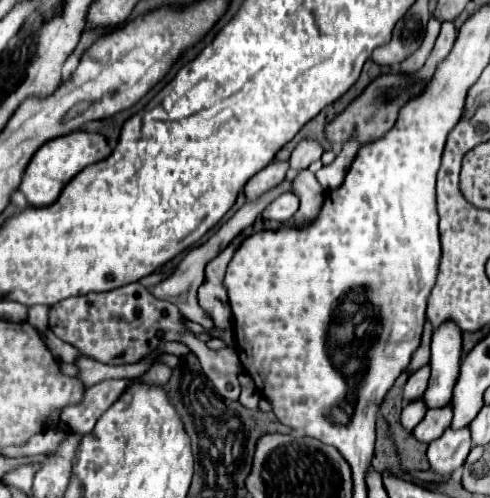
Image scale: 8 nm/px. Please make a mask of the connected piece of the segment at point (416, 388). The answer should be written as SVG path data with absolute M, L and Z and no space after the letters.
M425 365L425 367L411 373L411 377L409 377L407 385L405 385L405 399L407 401L417 399L417 397L421 397L425 393L427 383L429 383L429 371L431 371L431 367Z

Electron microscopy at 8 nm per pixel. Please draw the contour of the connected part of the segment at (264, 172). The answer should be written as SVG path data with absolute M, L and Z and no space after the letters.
M271 161L265 169L261 169L257 175L253 175L247 185L245 185L245 195L247 201L257 199L259 195L263 195L265 191L269 191L271 187L275 187L277 183L281 183L281 179L285 177L289 169L287 161Z

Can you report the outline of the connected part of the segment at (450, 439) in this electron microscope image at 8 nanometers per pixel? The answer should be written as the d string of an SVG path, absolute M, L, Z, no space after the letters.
M447 427L439 439L429 443L427 457L429 457L431 469L441 475L453 473L461 463L465 463L469 449L471 449L469 427L461 427L461 429Z

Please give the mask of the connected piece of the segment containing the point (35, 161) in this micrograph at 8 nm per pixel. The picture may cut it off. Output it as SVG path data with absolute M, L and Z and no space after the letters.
M73 131L69 135L63 137L55 137L51 141L47 141L29 161L21 187L19 191L25 193L29 205L35 207L43 207L49 203L55 203L61 189L79 173L83 171L87 165L93 165L105 157L109 157L111 147L107 143L107 139L101 133L87 133L87 131Z

